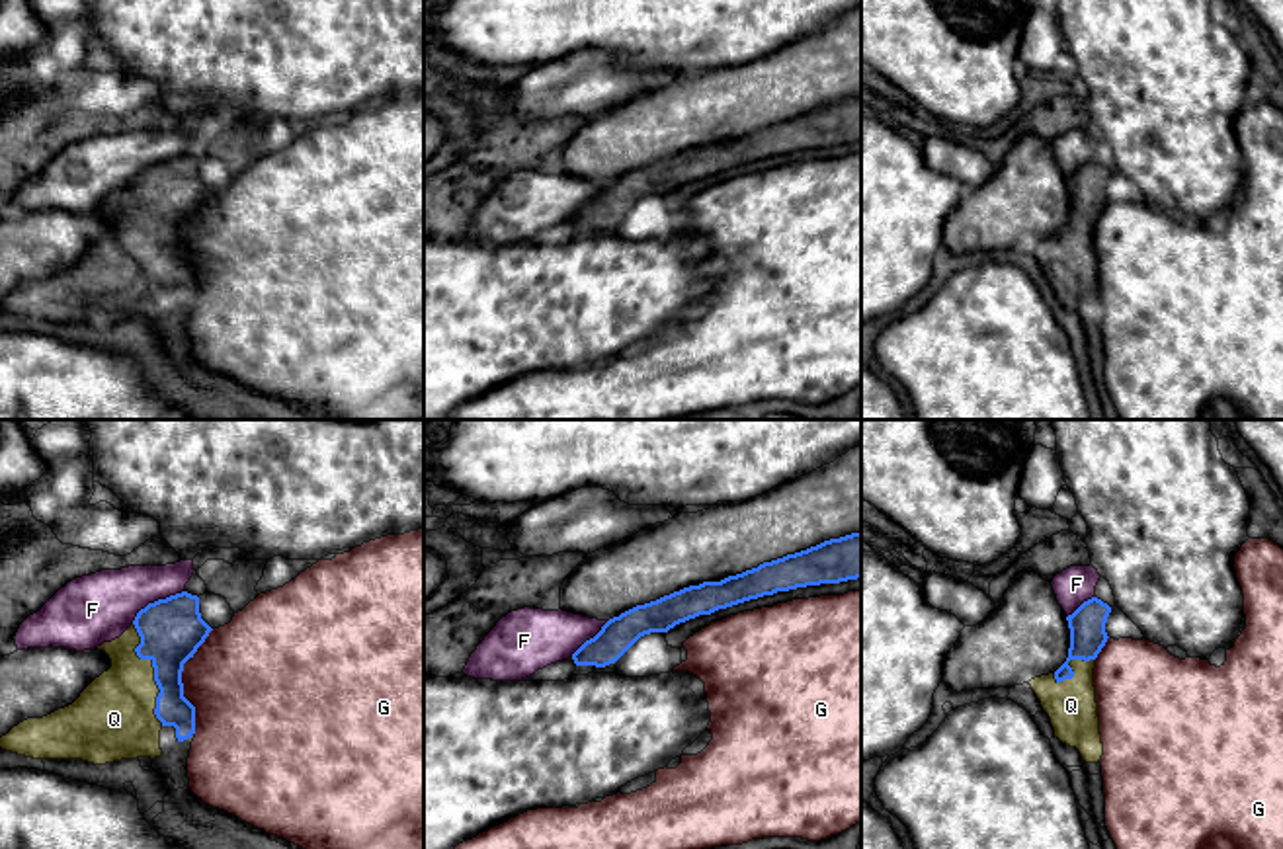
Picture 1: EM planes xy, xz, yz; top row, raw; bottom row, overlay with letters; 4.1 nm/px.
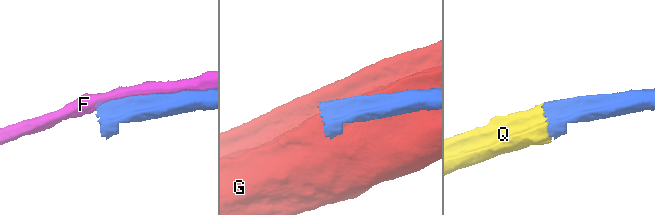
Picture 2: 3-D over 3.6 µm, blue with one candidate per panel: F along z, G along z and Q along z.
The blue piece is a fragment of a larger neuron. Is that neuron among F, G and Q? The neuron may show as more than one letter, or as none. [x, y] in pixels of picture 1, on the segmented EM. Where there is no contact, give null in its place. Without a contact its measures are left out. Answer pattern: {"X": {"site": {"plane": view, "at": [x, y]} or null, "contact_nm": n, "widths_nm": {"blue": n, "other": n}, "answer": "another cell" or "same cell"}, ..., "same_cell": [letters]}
{"F": {"site": {"plane": "xy", "at": [155, 602]}, "contact_nm": 260, "widths_nm": {"blue": 260, "other": 280}, "answer": "another cell"}, "G": {"site": {"plane": "xy", "at": [180, 682]}, "contact_nm": 440, "widths_nm": {"blue": 260, "other": 440}, "answer": "another cell"}, "Q": {"site": {"plane": "xy", "at": [155, 672]}, "contact_nm": 440, "widths_nm": {"blue": 260, "other": 340}, "answer": "same cell"}, "same_cell": ["Q"]}

